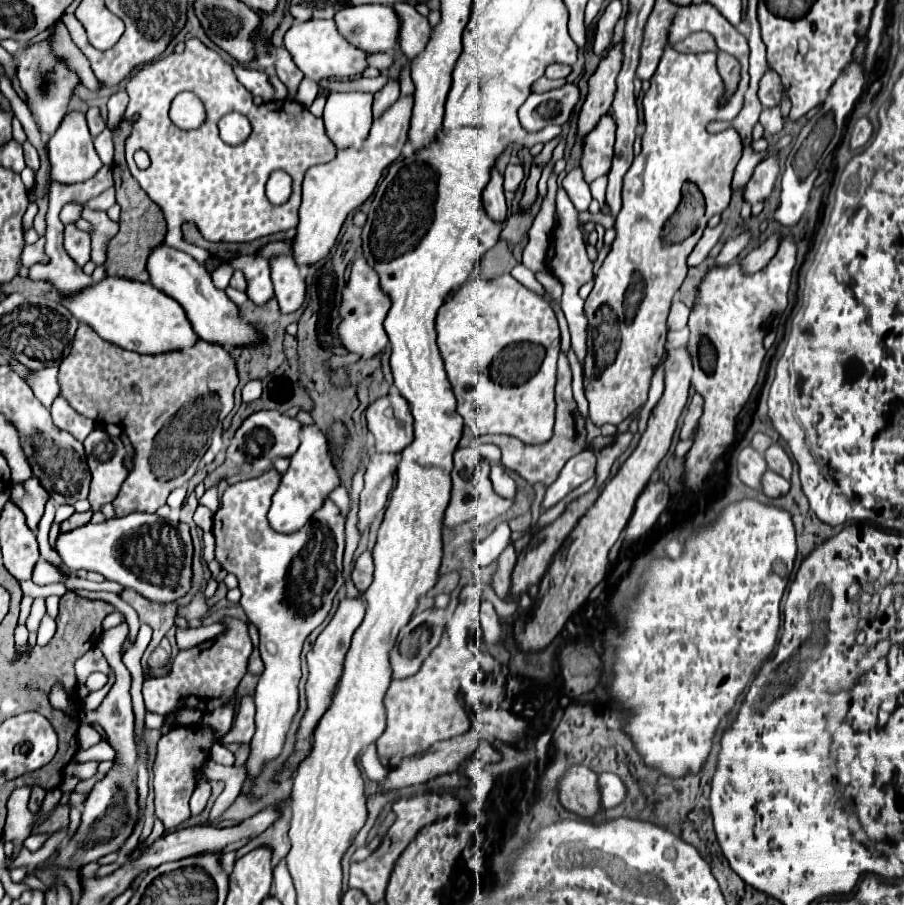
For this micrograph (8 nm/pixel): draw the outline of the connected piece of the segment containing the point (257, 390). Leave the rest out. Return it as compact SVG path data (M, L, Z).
M251 380L247 382L247 386L243 388L243 402L249 404L249 402L255 402L259 396L261 396L261 382L259 380Z

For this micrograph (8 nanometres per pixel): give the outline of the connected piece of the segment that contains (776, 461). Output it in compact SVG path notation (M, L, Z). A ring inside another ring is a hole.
M773 444L773 446L765 452L765 460L767 460L769 470L773 470L773 472L779 474L779 476L783 476L785 480L791 480L793 462L791 462L791 458L787 456L787 452L783 450L783 446Z

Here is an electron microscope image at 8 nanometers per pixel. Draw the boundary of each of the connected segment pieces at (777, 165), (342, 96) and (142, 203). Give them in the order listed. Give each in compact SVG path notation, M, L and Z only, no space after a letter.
M779 154L767 156L755 168L751 180L747 182L747 186L743 190L745 202L749 202L751 206L757 204L757 202L765 202L771 196L773 188L775 188L775 182L777 182L779 172L781 172L781 158L779 158Z
M331 92L325 104L323 122L329 140L337 150L357 148L369 136L373 94Z
M138 115L127 121L121 122L117 130L113 132L113 142L115 142L115 164L113 164L113 178L115 178L115 190L117 190L117 204L121 206L121 226L117 236L111 238L109 242L109 258L107 258L107 274L109 276L121 276L127 280L137 280L137 282L149 282L147 274L147 258L149 250L157 248L165 240L165 218L163 212L153 200L141 190L137 180L129 174L127 162L125 162L125 138L131 130L131 123L138 119Z

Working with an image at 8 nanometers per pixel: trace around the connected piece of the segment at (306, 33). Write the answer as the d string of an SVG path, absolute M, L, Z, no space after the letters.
M309 20L309 22L293 24L285 34L285 48L293 56L297 68L305 74L305 78L303 78L303 82L299 86L297 98L295 98L305 108L309 108L313 104L313 100L315 100L315 96L319 92L319 82L321 80L353 78L357 74L363 74L363 70L369 66L367 64L369 52L359 50L357 46L353 46L345 38L341 38L335 20Z

